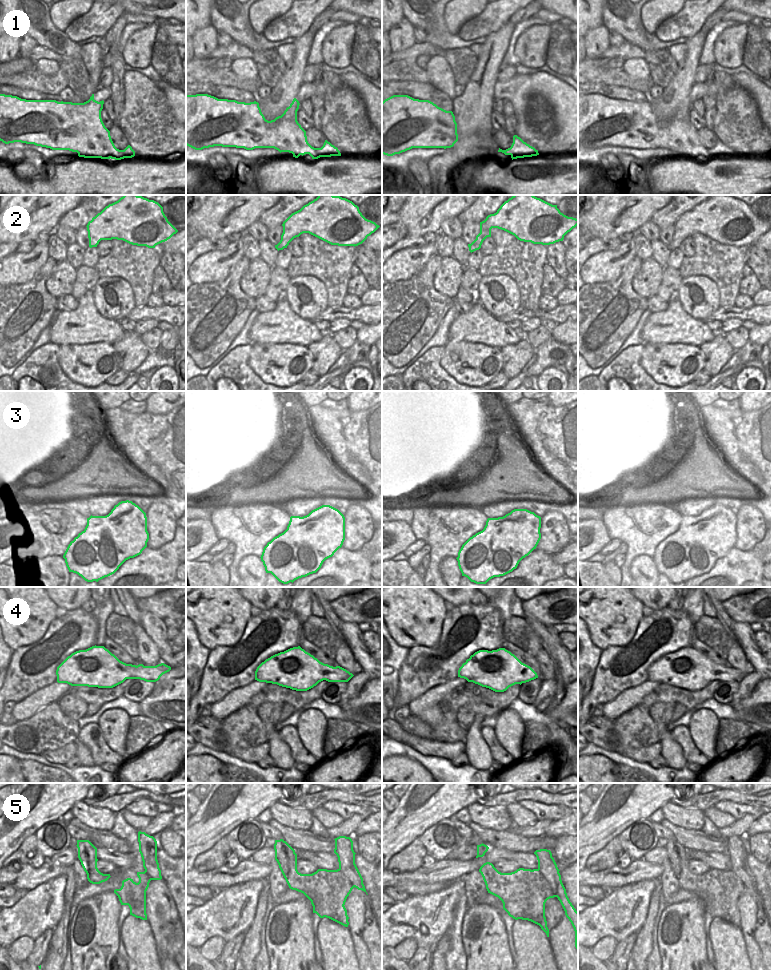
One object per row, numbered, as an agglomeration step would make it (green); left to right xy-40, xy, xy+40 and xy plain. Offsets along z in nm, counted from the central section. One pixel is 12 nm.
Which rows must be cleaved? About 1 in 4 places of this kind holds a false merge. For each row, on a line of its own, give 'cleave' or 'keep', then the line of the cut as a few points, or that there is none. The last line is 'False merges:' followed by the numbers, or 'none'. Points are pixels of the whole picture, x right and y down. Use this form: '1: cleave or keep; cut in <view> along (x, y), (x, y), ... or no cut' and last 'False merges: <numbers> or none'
1: keep; no cut
2: keep; no cut
3: keep; no cut
4: keep; no cut
5: cleave; cut in xy+40 along (544, 903), (532, 914), (543, 921)
False merges: 5

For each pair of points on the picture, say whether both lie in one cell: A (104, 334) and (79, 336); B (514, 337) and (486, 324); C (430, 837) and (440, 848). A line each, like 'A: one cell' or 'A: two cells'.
A: one cell
B: one cell
C: one cell

